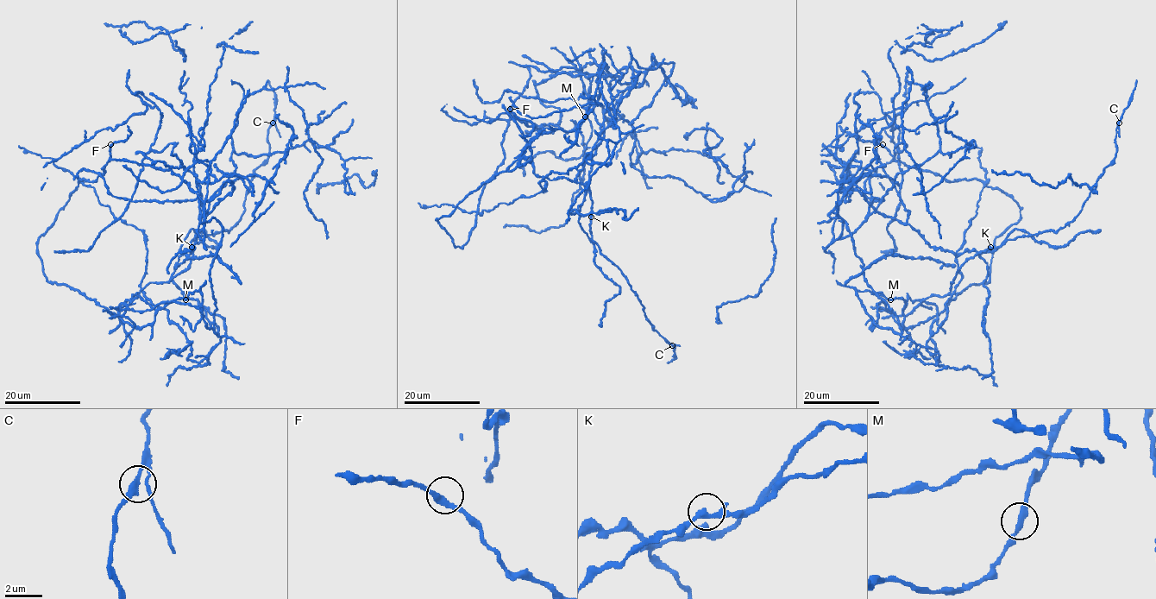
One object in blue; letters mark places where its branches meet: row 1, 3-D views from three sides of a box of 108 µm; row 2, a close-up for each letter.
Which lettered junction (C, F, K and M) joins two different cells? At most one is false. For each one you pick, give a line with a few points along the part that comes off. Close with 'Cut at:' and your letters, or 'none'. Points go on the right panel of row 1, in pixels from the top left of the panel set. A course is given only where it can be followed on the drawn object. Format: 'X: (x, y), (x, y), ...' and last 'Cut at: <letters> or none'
C: (1118, 122), (1136, 79)
Cut at: C

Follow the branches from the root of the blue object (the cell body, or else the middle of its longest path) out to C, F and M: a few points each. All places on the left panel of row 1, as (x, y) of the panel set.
C: (191, 248), (197, 237), (228, 231), (243, 213), (253, 174), (268, 154), (267, 128), (273, 122)
F: (191, 248), (186, 268), (122, 303), (120, 318), (47, 280), (37, 239), (80, 179), (104, 172), (110, 144)
M: (191, 248), (186, 268), (166, 281), (147, 284), (127, 304), (141, 297), (161, 309), (178, 299), (185, 299)

